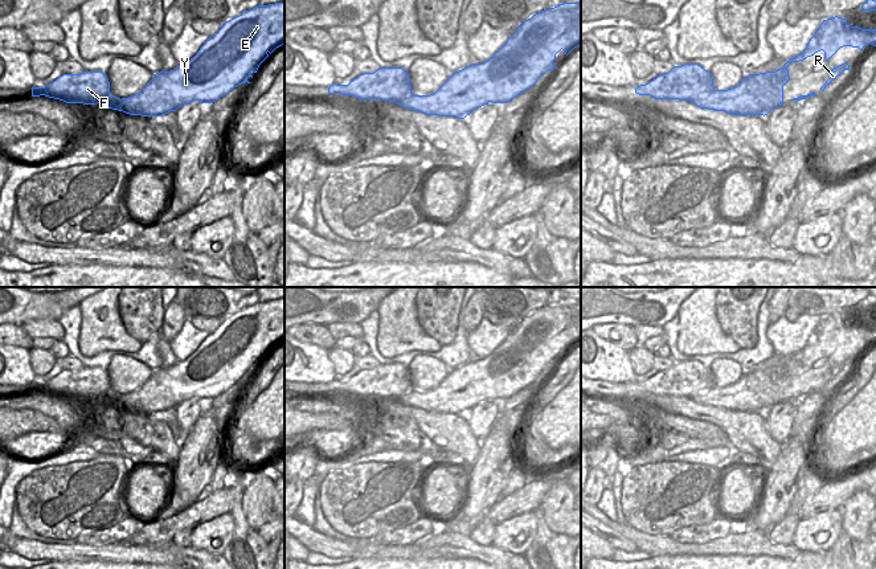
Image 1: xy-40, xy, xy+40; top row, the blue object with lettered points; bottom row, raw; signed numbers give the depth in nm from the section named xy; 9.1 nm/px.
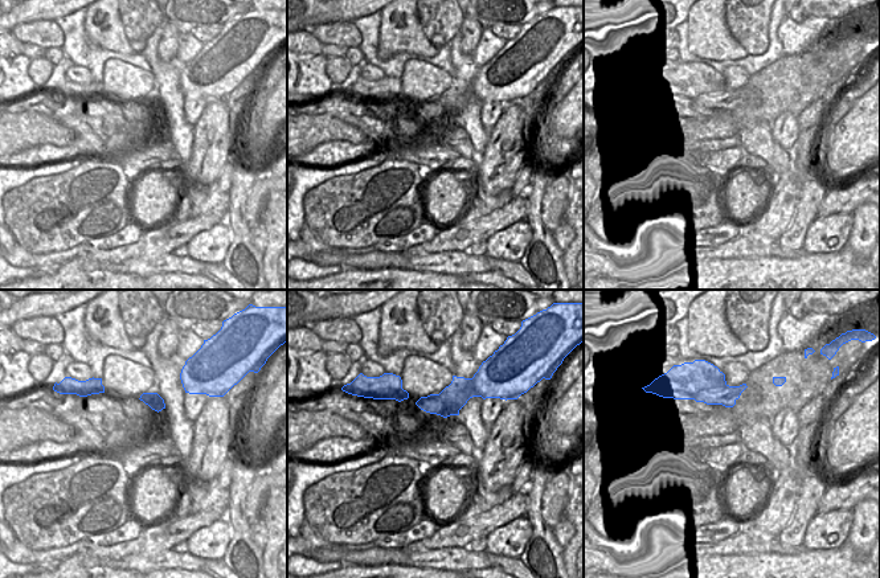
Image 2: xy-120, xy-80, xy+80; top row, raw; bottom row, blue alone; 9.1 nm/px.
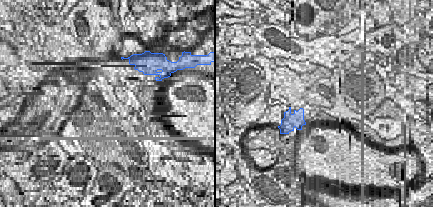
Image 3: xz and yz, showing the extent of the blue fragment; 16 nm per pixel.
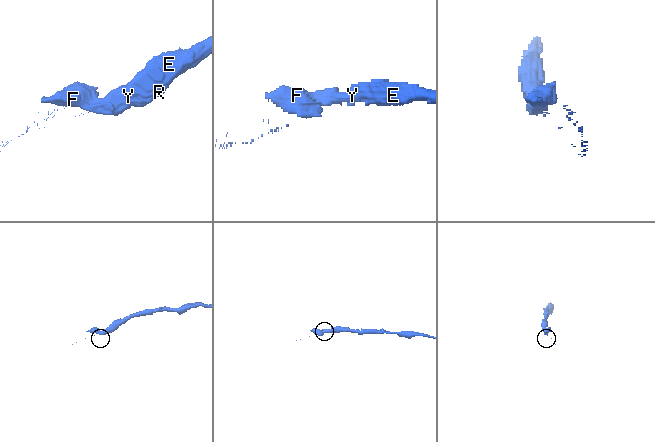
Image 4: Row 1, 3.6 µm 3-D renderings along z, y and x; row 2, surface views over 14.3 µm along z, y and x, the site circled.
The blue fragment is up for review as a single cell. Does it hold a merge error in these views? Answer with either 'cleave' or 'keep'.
cleave

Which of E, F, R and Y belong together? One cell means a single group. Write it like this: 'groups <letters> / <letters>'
groups E R Y / F

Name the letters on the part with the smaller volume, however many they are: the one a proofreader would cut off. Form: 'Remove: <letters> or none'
Remove: F

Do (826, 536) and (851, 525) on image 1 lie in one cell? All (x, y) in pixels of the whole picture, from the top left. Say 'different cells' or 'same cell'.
different cells

